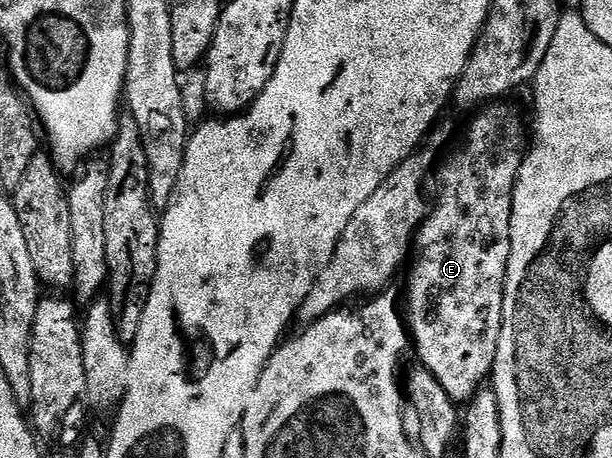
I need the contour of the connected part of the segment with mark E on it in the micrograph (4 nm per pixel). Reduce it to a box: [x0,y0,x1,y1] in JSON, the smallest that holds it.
[406,102,530,402]

